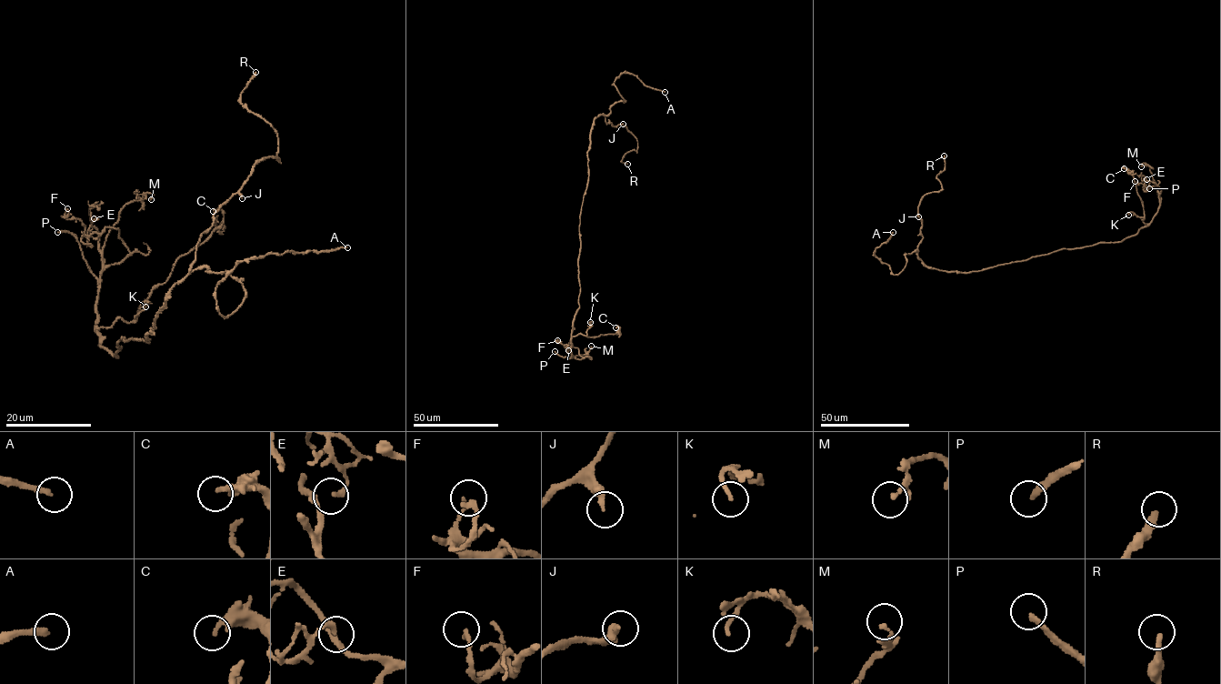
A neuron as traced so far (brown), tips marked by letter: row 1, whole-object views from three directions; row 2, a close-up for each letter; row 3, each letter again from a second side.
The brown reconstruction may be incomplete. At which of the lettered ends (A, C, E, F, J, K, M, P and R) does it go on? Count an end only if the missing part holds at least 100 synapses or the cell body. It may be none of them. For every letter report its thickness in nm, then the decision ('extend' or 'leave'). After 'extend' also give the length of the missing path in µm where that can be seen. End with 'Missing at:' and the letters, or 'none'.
A: 240 nm | extend | 80 µm
C: 300 nm | leave
E: 120 nm | leave
F: 200 nm | leave
J: 280 nm | leave
K: 140 nm | leave
M: 130 nm | leave
P: 240 nm | extend | 45 µm
R: 280 nm | extend | 100 µm
Missing at: A, P, R

